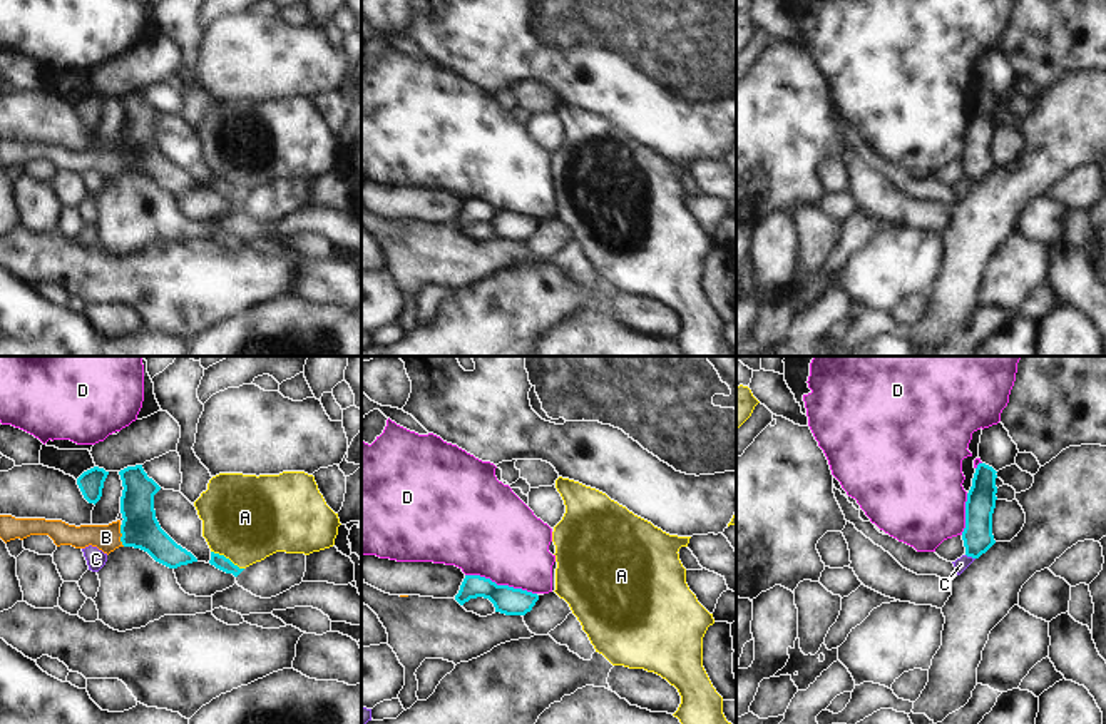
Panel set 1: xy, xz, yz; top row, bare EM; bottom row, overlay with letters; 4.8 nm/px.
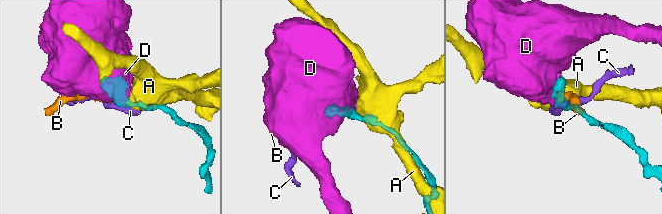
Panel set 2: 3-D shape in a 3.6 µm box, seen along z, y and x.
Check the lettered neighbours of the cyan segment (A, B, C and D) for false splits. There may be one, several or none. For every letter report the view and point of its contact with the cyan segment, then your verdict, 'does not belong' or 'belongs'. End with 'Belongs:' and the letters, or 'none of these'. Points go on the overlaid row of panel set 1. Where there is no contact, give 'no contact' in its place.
A: xy (228, 559) | does not belong
B: xy (122, 535) | belongs
C: yz (971, 555) | does not belong
D: xz (501, 586) | does not belong
Belongs: B

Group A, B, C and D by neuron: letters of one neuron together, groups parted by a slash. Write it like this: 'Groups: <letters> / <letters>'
Groups: A / B / C / D

